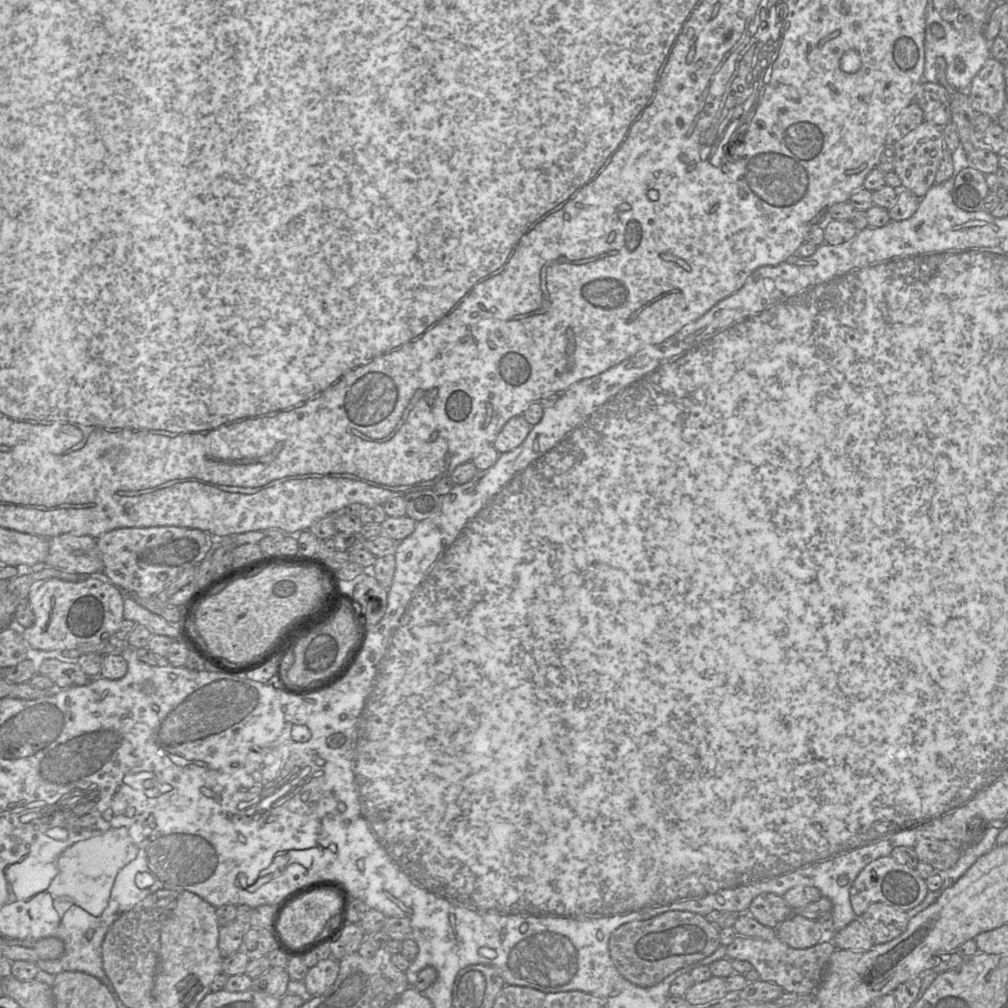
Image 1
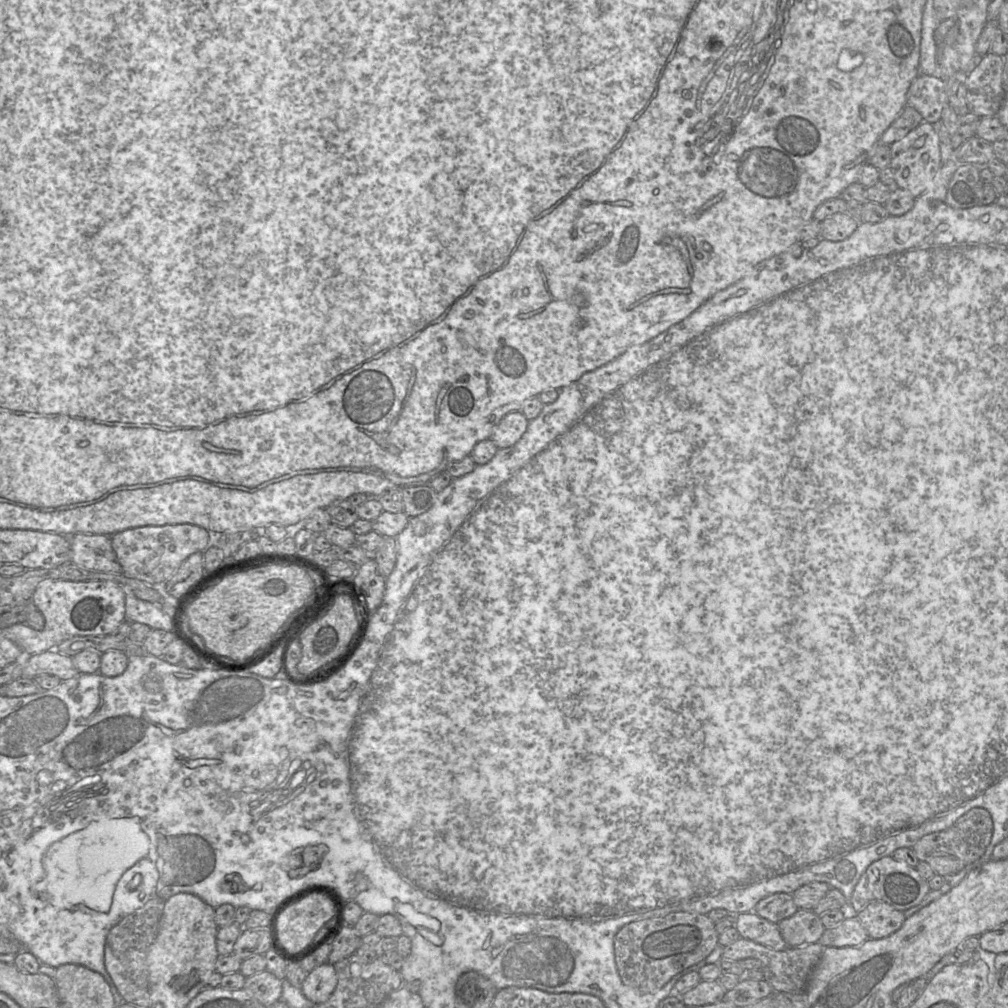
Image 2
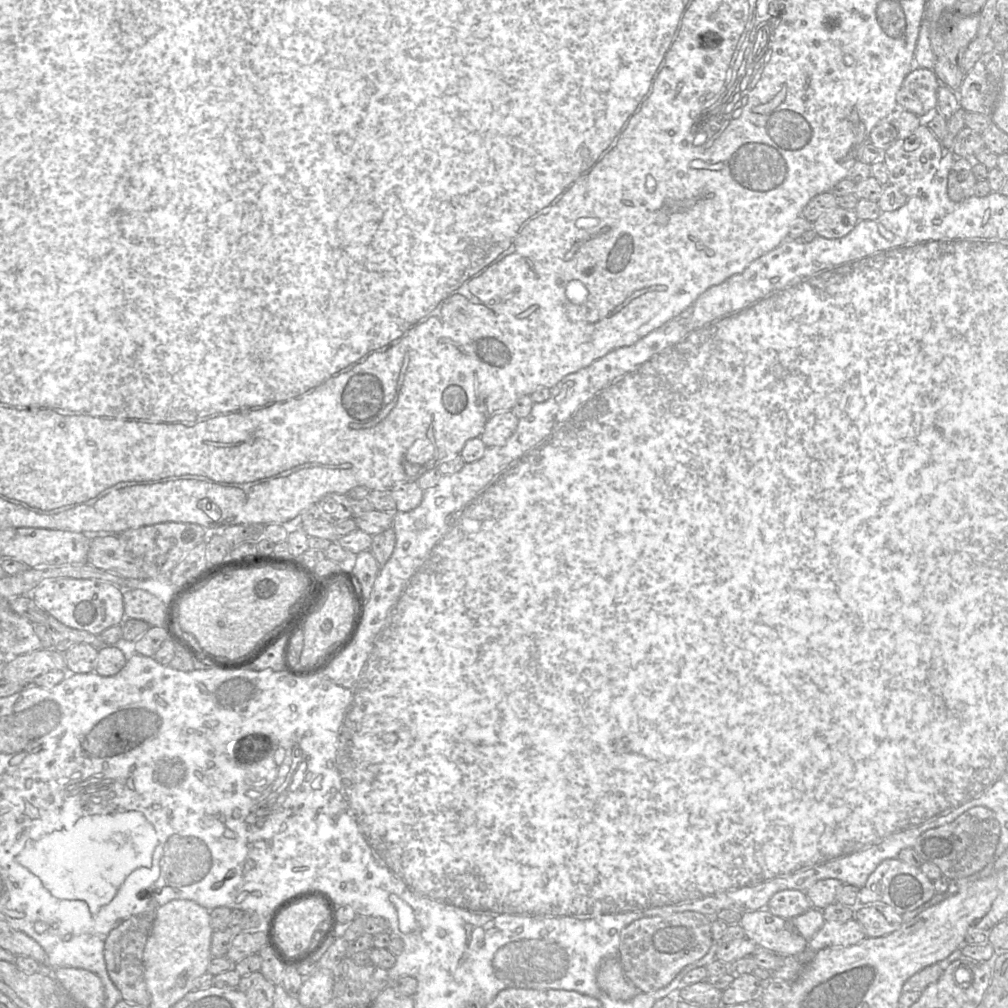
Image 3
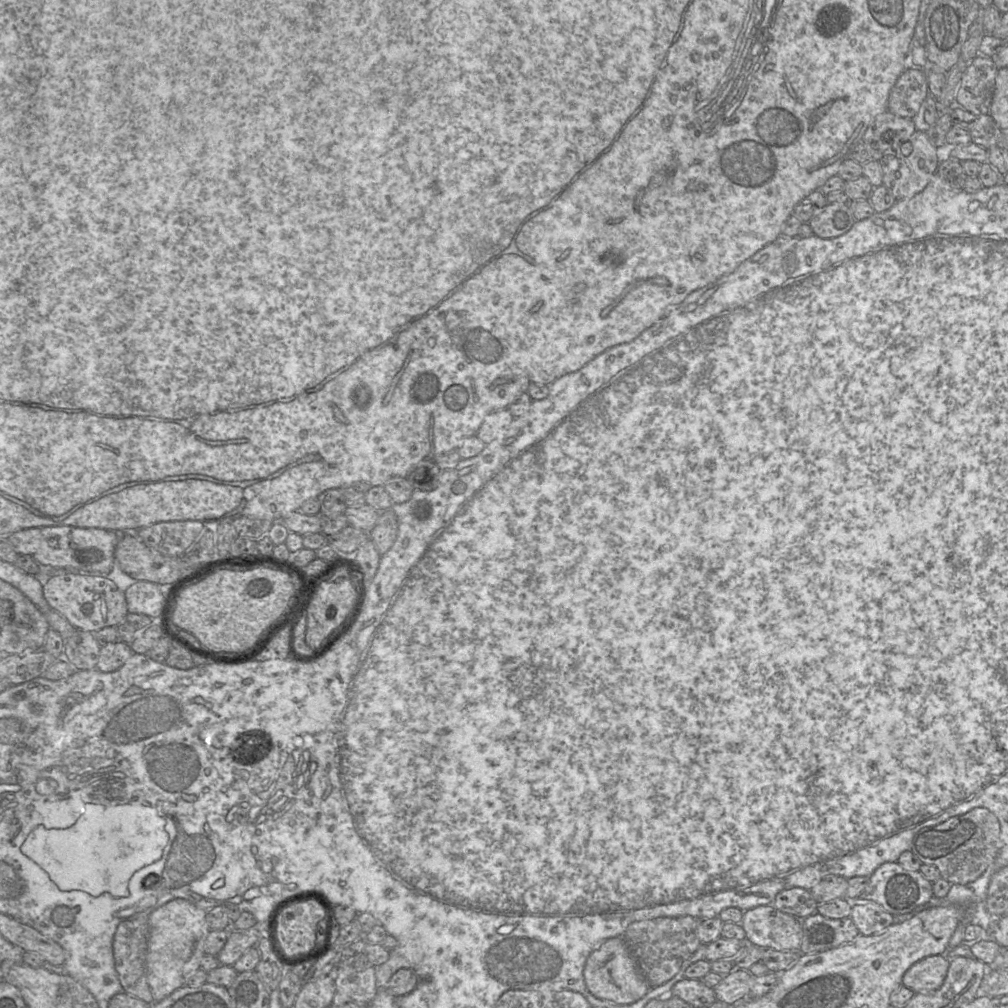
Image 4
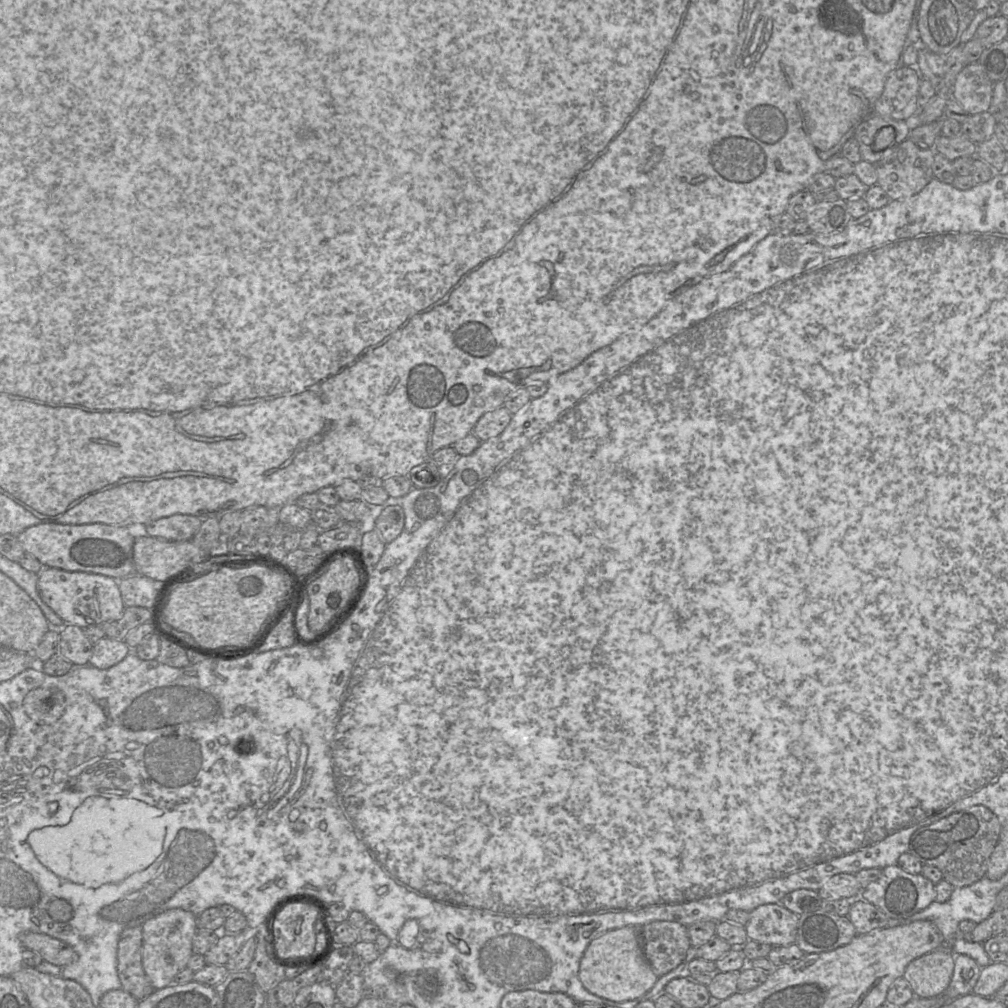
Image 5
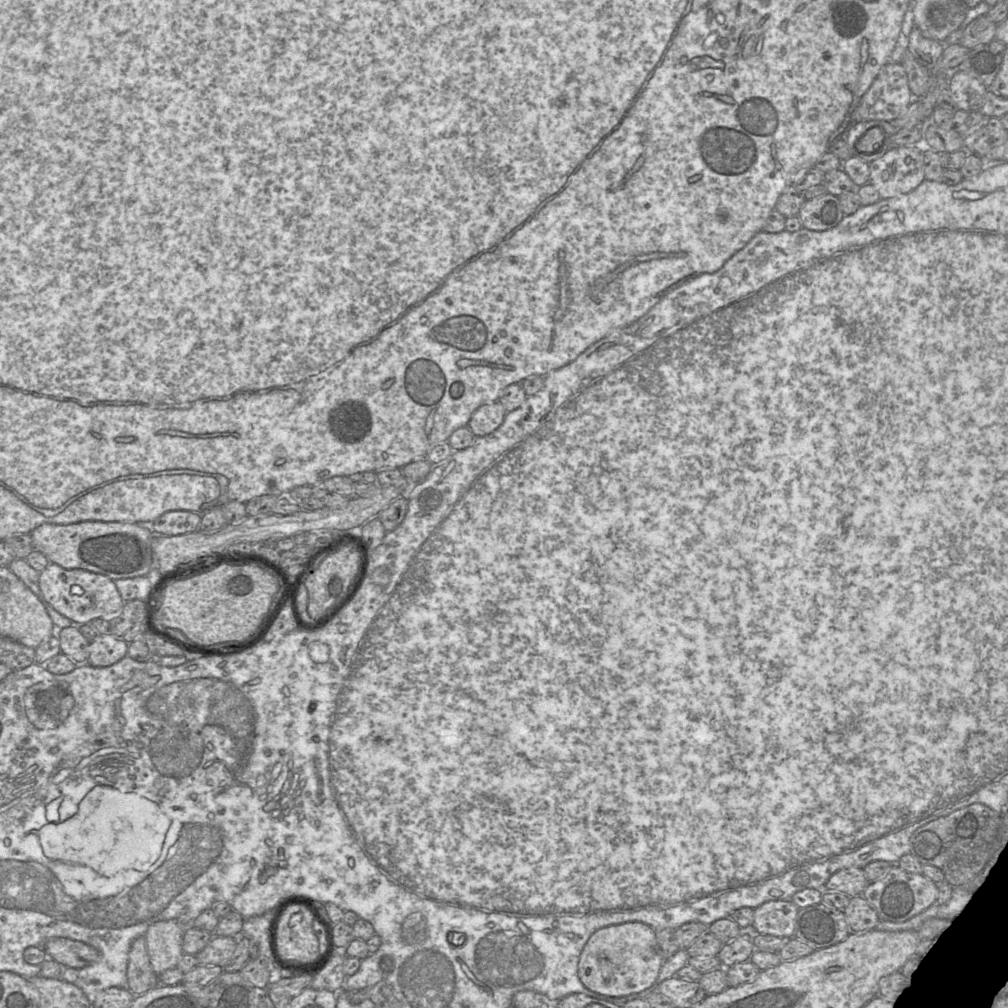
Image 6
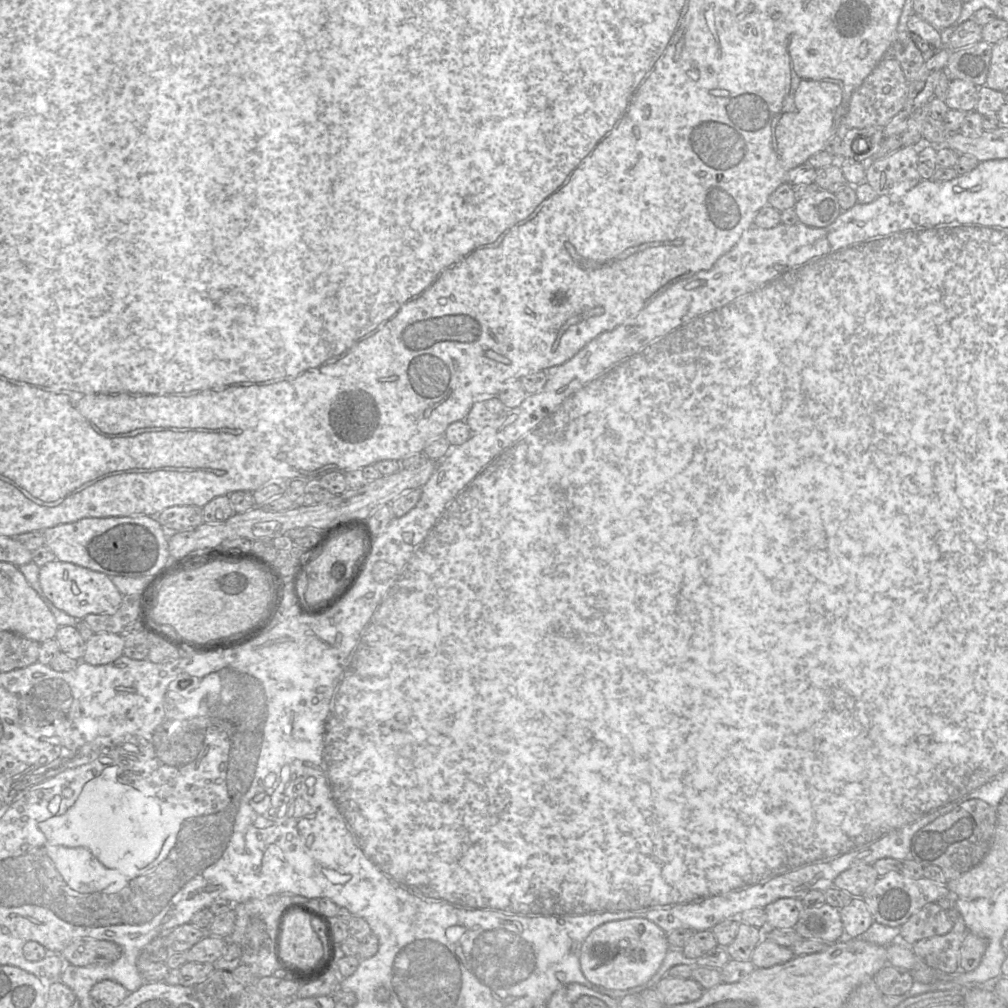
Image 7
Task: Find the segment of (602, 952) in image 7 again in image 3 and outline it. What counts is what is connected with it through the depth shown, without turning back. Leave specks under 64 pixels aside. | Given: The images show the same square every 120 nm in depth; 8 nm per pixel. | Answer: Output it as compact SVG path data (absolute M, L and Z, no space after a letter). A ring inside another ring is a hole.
M618 957L606 958L597 973L600 989L616 1000L630 1000L639 990L625 976Z

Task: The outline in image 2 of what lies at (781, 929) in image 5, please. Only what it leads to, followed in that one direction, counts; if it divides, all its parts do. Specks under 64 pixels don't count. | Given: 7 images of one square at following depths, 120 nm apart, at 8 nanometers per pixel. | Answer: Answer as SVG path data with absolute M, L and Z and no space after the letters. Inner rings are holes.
M755 911L736 916L735 928L740 937L752 940L773 950L788 948L778 925L760 917Z

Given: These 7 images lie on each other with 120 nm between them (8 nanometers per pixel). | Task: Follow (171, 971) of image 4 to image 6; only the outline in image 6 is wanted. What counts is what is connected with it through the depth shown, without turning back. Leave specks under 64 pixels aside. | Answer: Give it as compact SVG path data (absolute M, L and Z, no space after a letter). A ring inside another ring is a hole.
M174 920L157 921L149 926L144 938L150 964L156 976L177 966L184 954L184 925Z

